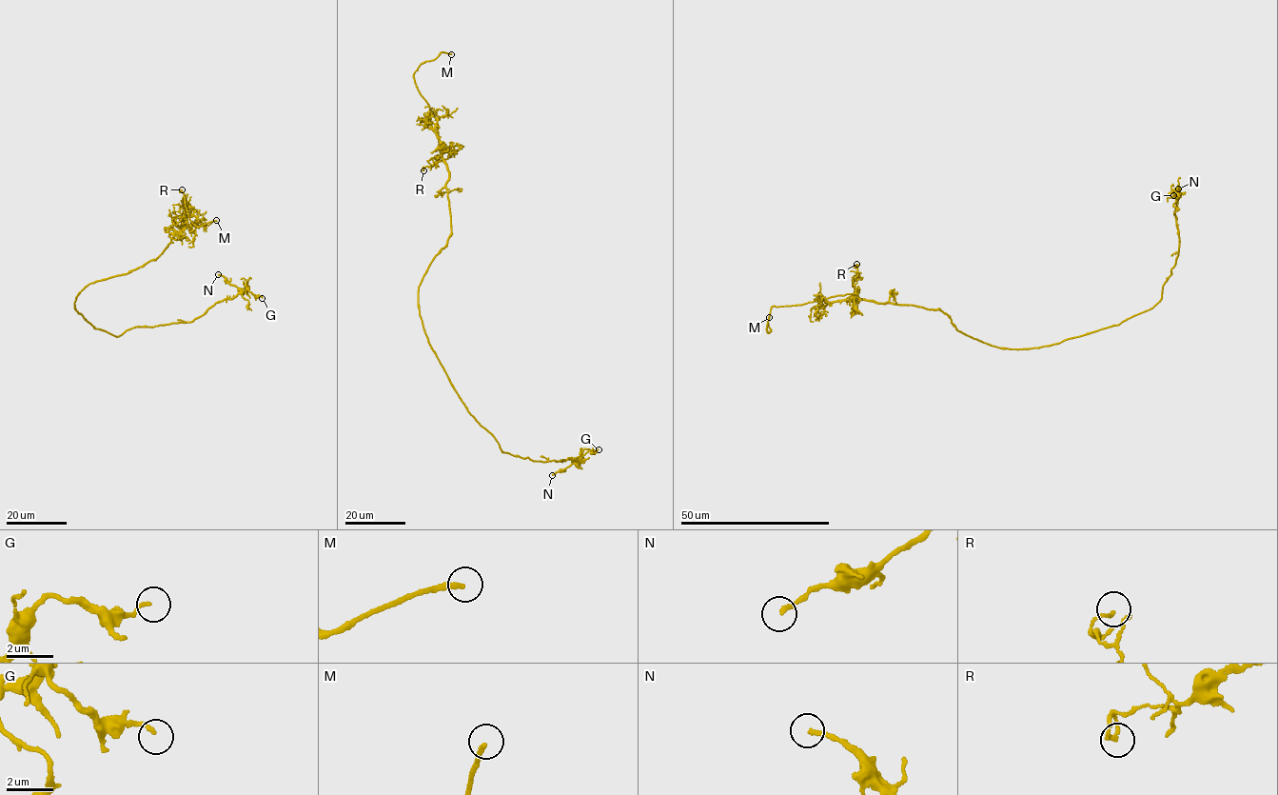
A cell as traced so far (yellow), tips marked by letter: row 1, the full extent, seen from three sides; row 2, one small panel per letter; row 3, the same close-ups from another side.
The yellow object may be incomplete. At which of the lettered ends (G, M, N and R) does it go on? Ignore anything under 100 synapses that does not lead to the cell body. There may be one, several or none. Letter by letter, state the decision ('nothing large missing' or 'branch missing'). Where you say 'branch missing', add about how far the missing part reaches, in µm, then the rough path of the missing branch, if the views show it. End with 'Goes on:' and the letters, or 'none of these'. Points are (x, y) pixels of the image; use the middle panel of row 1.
G: nothing large missing
M: branch missing | 8 µm | (451, 54), (467, 52)
N: nothing large missing
R: nothing large missing
Goes on: M

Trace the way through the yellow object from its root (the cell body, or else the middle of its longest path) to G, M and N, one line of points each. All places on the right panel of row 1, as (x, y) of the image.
G: (1005, 347), (1060, 343), (1117, 325), (1160, 300), (1179, 252), (1178, 199), (1174, 190), (1168, 196), (1173, 195)
M: (1005, 347), (958, 331), (939, 309), (906, 304), (820, 298), (773, 306), (768, 332), (769, 317)
N: (1005, 347), (1031, 349), (1060, 343), (1117, 325), (1160, 300), (1179, 252), (1174, 212), (1178, 188)

